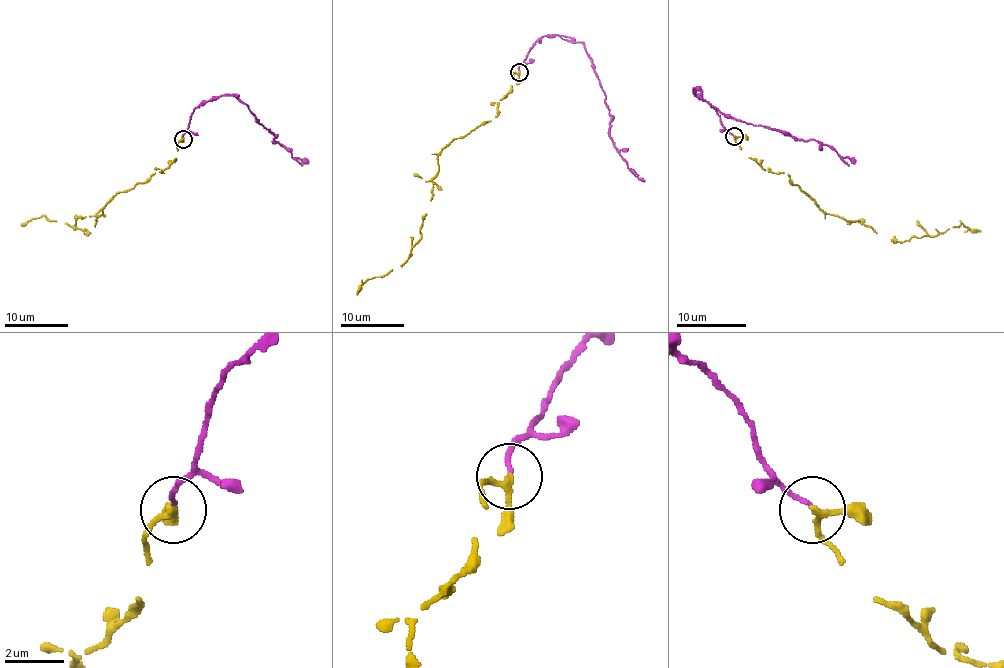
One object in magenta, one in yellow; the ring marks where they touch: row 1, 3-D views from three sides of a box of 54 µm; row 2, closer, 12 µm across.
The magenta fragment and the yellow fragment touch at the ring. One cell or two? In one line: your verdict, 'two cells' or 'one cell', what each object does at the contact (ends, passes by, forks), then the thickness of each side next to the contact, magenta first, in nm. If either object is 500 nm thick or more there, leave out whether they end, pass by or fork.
one cell; magenta ends there; yellow passes by; 140 nm thick on the magenta side, 170 nm on the other

